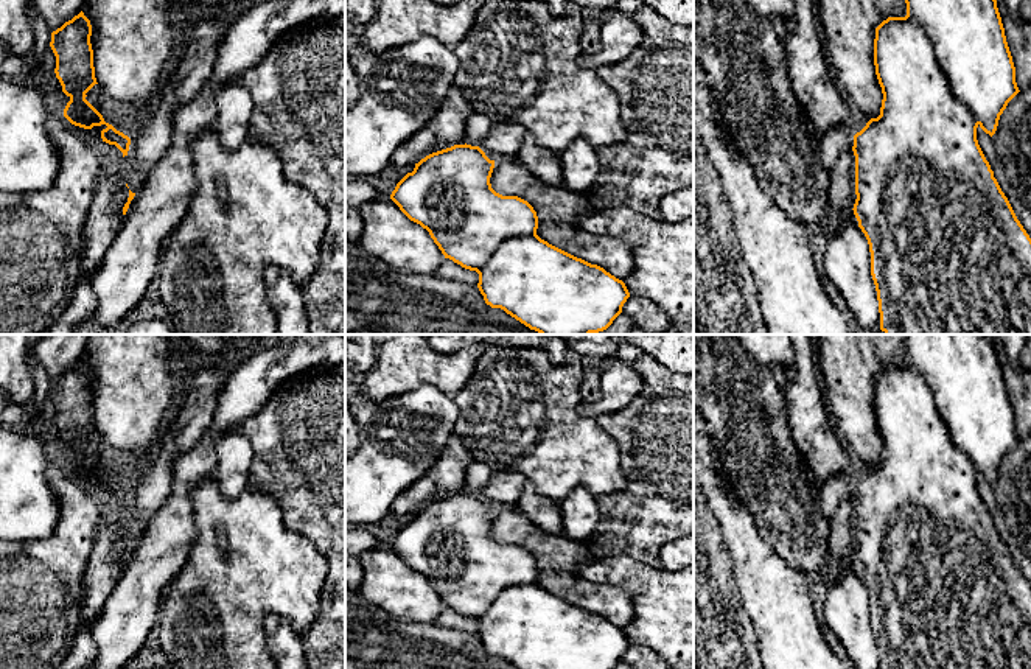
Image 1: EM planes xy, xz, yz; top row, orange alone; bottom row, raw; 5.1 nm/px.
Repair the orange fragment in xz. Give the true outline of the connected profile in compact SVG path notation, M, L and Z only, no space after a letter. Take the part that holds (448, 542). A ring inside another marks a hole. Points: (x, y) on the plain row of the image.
M454 493L415 512L390 548L429 580L445 607L479 622L477 636L491 657L501 657L516 669L614 669L630 646L625 632L541 588L533 555L491 537L493 517L495 509L479 495Z

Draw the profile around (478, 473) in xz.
M473 462L465 475L465 490L471 495L479 495L487 481L493 476L493 471L481 462Z

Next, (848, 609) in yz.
M854 559L844 560L837 582L830 580L824 616L855 669L880 669L869 593Z

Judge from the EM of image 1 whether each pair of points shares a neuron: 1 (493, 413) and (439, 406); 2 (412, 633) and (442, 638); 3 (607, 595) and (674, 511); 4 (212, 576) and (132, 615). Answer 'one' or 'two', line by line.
1: two
2: one
3: two
4: two

